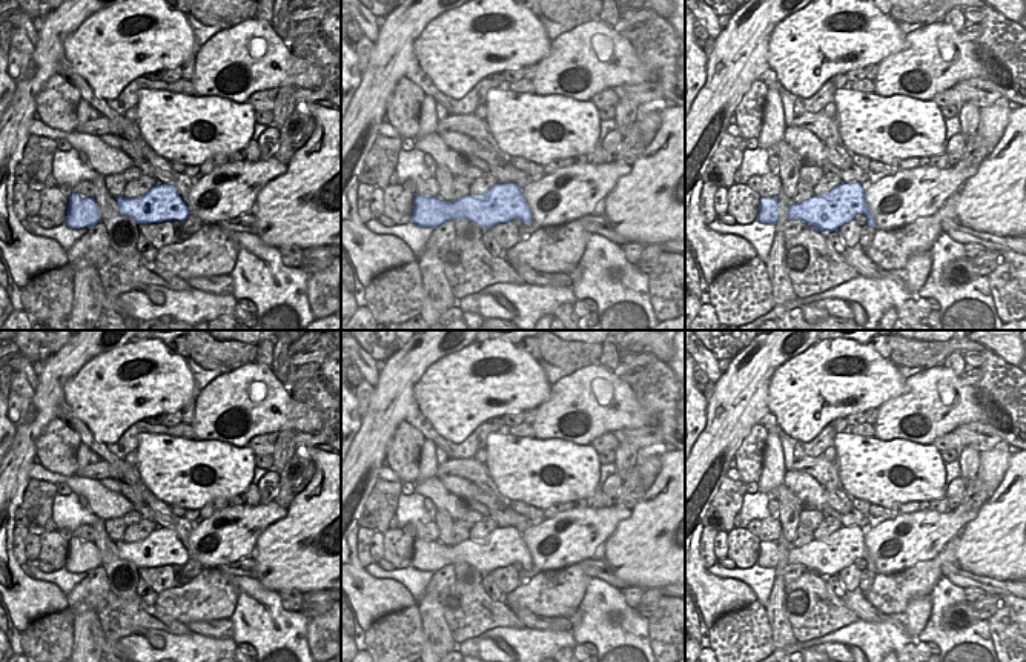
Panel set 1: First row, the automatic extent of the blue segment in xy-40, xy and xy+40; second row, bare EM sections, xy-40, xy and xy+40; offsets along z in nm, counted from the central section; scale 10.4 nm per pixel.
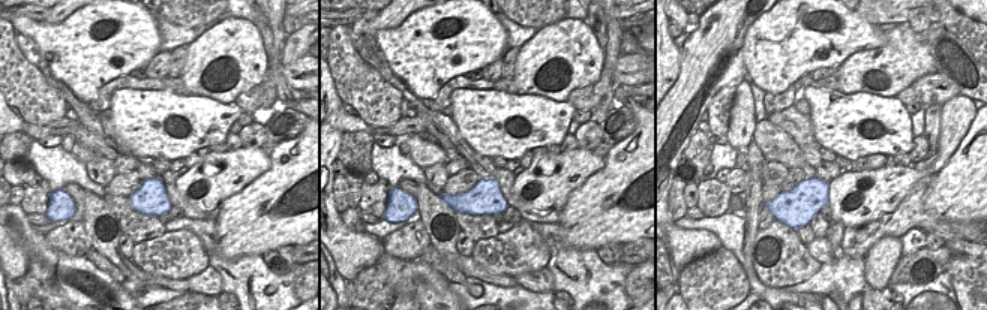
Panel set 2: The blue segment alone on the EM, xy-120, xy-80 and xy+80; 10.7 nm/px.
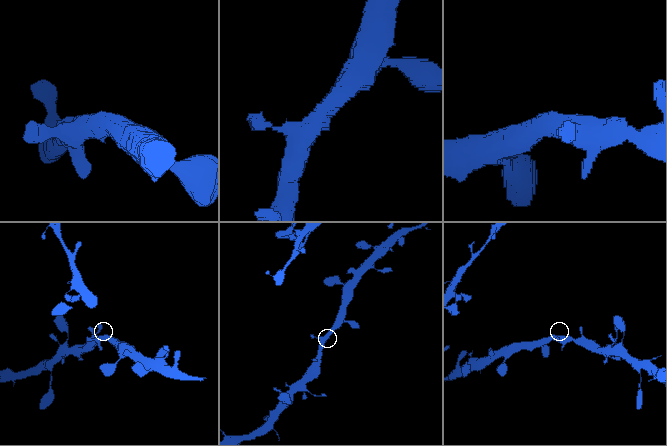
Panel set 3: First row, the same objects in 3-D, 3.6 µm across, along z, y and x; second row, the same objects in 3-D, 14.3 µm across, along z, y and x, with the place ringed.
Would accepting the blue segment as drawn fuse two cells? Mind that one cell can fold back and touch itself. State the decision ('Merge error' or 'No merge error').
No merge error.

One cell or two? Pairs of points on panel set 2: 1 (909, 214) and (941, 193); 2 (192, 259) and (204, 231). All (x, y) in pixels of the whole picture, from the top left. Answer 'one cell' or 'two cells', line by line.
1: two cells
2: two cells

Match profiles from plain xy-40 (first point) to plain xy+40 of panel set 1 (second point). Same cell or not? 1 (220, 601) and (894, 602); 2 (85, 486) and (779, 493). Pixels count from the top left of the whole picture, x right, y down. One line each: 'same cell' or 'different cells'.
1: same cell
2: same cell

